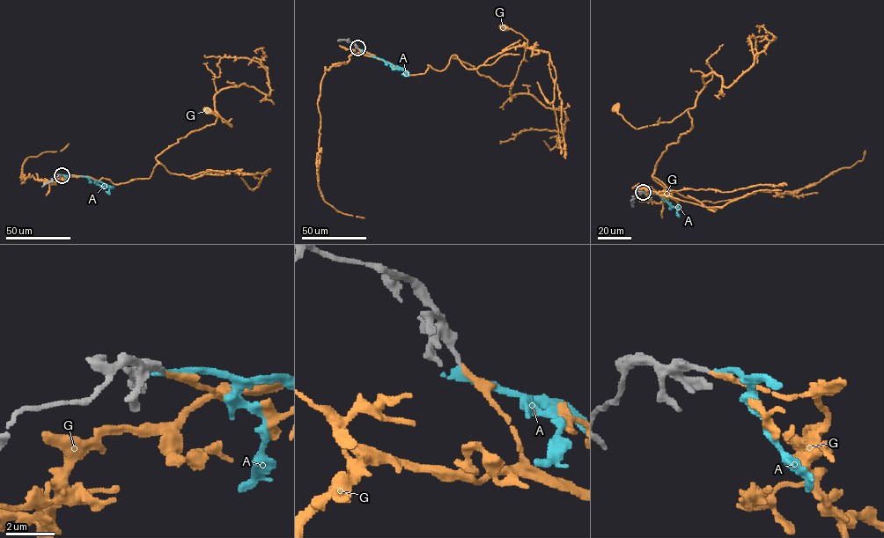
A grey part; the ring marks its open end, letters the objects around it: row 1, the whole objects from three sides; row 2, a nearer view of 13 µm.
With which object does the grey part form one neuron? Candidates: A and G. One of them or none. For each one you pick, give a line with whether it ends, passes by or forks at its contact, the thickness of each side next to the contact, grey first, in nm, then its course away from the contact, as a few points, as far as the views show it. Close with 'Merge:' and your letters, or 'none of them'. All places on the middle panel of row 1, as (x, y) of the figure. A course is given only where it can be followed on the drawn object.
G: It ends there. Thickness 200 nm (grey) against 200 nm. Its course: (357, 47), (411, 75), (453, 55), (564, 113), (563, 133), (500, 143)
Merge: G

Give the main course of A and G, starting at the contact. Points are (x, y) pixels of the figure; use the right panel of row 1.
A: (643, 192), (661, 195), (672, 207), (677, 209), (679, 217)
G: (643, 192), (678, 203), (656, 162), (693, 127), (703, 77), (729, 86), (754, 62), (748, 38), (767, 34)

